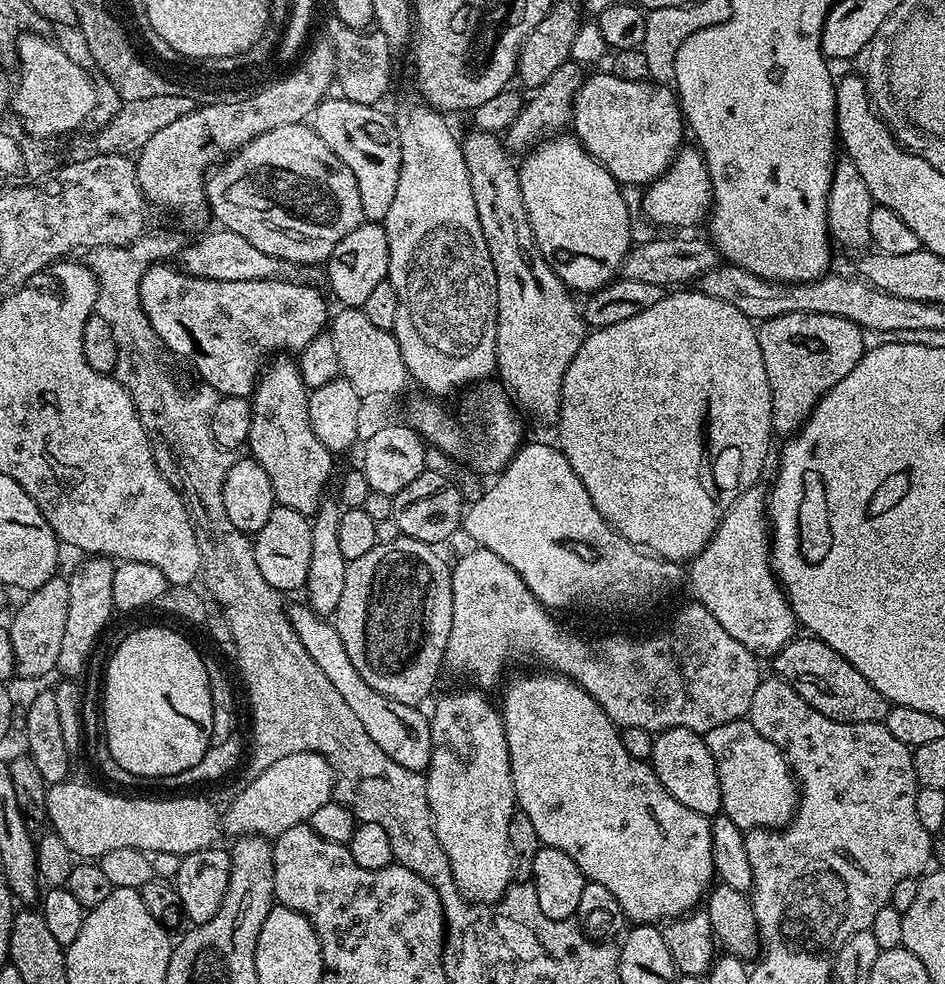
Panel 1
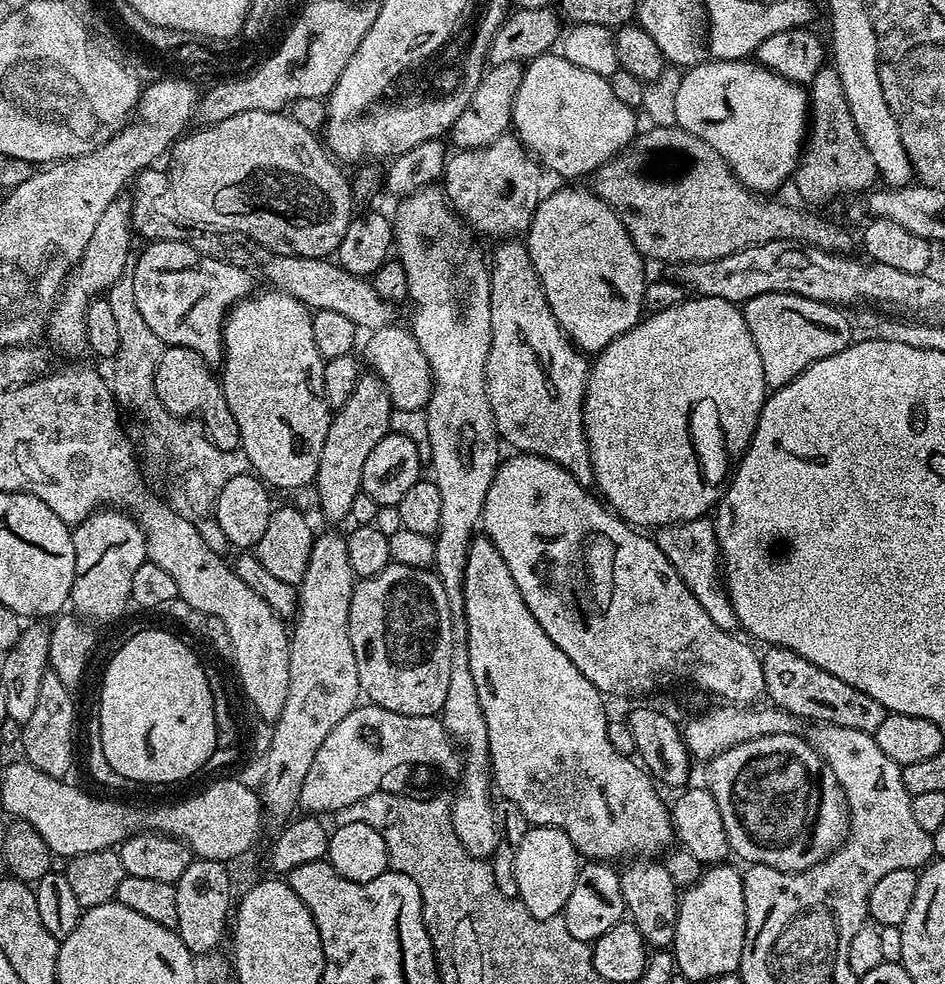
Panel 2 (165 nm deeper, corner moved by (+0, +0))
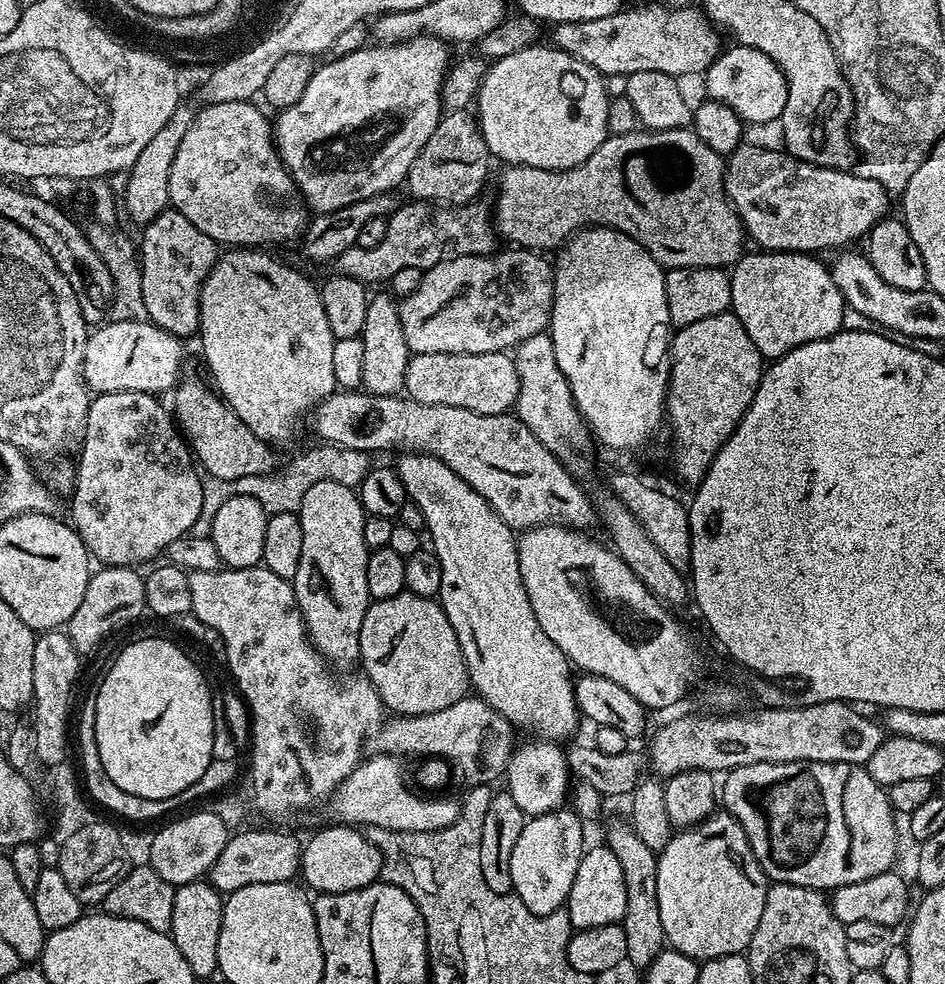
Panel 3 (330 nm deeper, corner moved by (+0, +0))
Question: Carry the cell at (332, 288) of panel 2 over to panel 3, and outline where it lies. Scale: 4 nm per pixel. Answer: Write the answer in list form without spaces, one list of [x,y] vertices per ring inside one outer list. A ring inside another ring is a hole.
[[[515,246],[507,249],[509,252],[497,250],[486,256],[455,256],[449,260],[443,260],[427,269],[422,278],[422,286],[414,290],[414,294],[403,297],[399,301],[400,317],[402,318],[402,332],[406,334],[406,346],[412,354],[490,354],[491,352],[508,352],[515,349],[526,338],[534,338],[534,334],[545,331],[549,327],[552,318],[552,299],[554,298],[554,282],[552,274],[553,265],[547,255],[536,250],[517,248]]]

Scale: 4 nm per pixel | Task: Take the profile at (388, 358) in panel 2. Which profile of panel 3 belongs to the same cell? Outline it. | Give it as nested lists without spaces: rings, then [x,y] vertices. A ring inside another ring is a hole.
[[[508,352],[490,354],[415,354],[409,359],[404,392],[419,404],[462,406],[474,414],[505,415],[515,409],[518,370]]]

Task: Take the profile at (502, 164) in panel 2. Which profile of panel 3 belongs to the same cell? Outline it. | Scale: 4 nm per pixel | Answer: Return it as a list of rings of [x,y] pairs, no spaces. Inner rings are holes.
[[[411,202],[395,209],[387,217],[386,235],[376,248],[354,247],[338,254],[334,262],[337,276],[354,278],[365,286],[391,282],[398,270],[409,266],[433,268],[438,262],[455,256],[486,256],[497,251],[498,233],[494,227],[493,217],[480,202],[459,206],[436,206],[428,202]]]

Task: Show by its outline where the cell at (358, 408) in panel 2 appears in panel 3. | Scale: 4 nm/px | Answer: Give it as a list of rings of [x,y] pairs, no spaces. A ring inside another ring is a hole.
[[[387,291],[384,292],[378,293],[377,296],[375,293],[369,299],[366,306],[366,322],[362,322],[359,335],[364,352],[362,388],[374,396],[398,396],[404,392],[410,353],[406,346],[406,334],[402,332],[402,318],[397,297]]]

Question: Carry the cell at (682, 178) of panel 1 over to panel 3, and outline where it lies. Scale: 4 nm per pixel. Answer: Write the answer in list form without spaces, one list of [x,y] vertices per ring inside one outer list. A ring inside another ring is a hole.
[[[675,128],[674,130],[658,130],[650,132],[647,130],[637,130],[630,134],[618,134],[617,136],[609,136],[607,140],[602,142],[602,146],[598,146],[598,150],[594,150],[594,154],[590,154],[590,158],[586,158],[586,162],[582,162],[573,168],[567,168],[561,172],[554,170],[542,170],[541,168],[531,168],[525,164],[514,164],[505,167],[504,173],[500,176],[500,189],[496,192],[496,212],[494,208],[494,227],[501,237],[504,236],[509,241],[509,245],[517,248],[526,248],[529,250],[548,250],[544,248],[552,248],[556,250],[561,247],[569,238],[576,235],[577,232],[589,227],[599,226],[601,228],[617,228],[618,231],[624,232],[630,238],[634,238],[649,252],[652,257],[658,261],[665,269],[670,268],[723,268],[736,263],[741,256],[745,255],[744,240],[746,244],[746,233],[744,223],[740,220],[740,215],[736,209],[732,207],[731,200],[724,192],[724,170],[726,160],[721,153],[713,150],[710,146],[706,146],[706,142],[702,142],[702,138],[698,138],[698,134],[691,128]]]

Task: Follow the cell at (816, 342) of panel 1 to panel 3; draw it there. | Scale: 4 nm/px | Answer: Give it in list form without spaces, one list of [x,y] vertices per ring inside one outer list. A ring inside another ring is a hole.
[[[752,251],[731,265],[730,310],[738,318],[738,322],[746,326],[746,334],[750,334],[750,342],[758,346],[761,356],[769,361],[777,360],[779,356],[784,356],[806,342],[818,342],[822,338],[830,338],[835,332],[843,329],[846,307],[844,296],[834,282],[829,265],[827,263],[824,265],[820,261],[823,259],[807,252]]]

